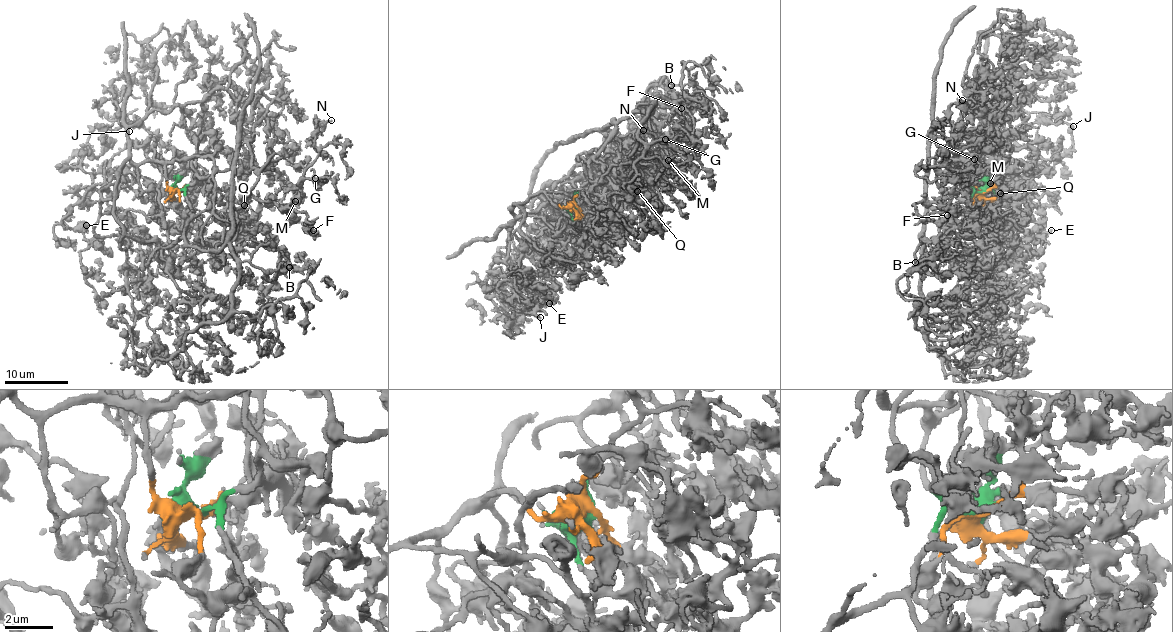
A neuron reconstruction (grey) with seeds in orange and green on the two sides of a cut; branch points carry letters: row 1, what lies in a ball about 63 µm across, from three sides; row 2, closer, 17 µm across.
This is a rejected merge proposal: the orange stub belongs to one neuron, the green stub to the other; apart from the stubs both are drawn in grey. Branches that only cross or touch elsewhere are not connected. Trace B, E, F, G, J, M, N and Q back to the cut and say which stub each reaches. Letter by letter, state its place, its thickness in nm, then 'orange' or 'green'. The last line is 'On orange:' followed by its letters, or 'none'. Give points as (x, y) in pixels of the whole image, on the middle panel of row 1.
B: (671, 85) | 180 nm | green
E: (549, 303) | 200 nm | orange
F: (681, 108) | 190 nm | green
G: (665, 139) | 280 nm | green
J: (540, 317) | 170 nm | orange
M: (668, 160) | 280 nm | green
N: (643, 130) | 200 nm | green
Q: (637, 191) | 140 nm | green
On orange: E, J

